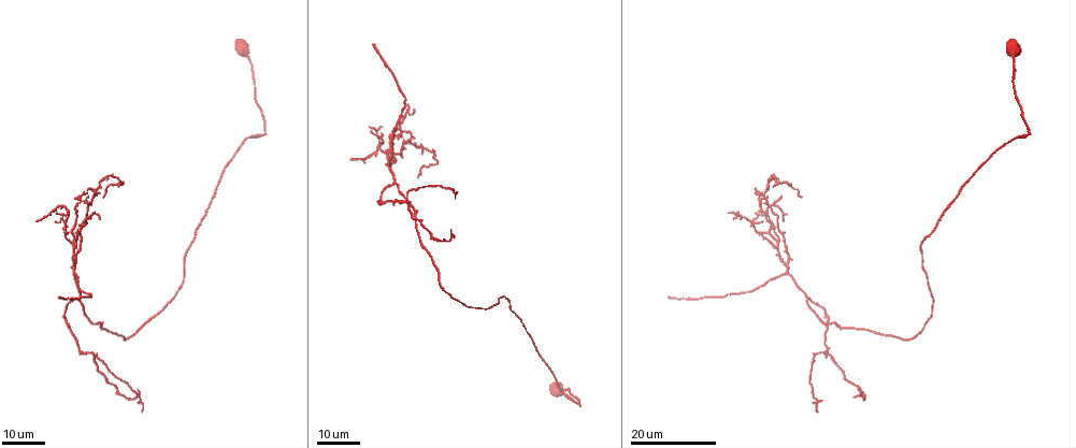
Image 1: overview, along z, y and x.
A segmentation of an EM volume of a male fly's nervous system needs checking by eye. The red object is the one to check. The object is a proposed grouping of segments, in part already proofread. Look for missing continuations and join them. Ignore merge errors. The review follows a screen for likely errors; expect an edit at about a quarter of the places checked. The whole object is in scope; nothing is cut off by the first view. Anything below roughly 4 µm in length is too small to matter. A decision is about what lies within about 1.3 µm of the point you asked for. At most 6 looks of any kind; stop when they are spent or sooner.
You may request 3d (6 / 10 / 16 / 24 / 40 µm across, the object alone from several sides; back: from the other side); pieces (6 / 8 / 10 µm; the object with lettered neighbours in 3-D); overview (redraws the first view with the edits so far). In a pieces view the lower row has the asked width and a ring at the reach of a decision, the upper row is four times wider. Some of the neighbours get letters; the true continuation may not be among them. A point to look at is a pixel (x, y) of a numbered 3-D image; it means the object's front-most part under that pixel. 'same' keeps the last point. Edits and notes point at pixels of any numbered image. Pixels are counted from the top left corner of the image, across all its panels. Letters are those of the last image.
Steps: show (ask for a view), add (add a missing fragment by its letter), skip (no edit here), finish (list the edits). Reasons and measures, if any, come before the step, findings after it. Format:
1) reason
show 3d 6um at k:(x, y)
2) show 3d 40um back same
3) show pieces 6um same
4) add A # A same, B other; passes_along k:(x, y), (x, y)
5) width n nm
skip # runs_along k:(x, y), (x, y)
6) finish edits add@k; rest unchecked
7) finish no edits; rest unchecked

end of a long branch
show 3d 24um at 1:(374, 46)

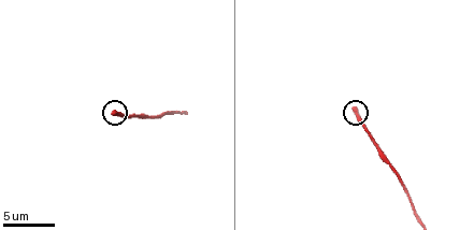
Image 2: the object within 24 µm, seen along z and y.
show 3d 10um at 2:(113, 113)

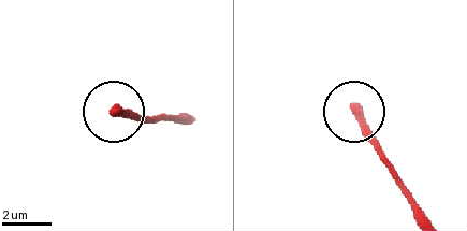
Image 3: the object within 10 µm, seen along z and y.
what lies round it
show pieces 10um at 3:(353, 106)

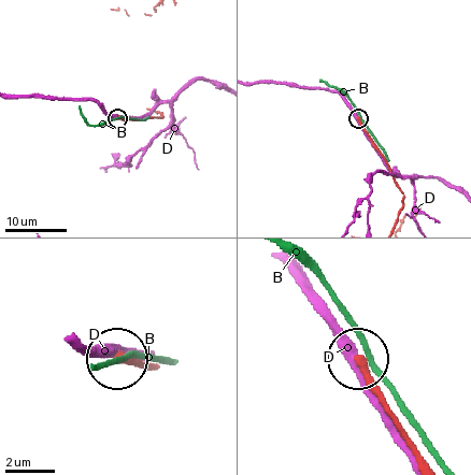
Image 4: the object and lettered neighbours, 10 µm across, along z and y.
skip # B other, D other; runs_along 4:(425, 459), (360, 362); no lettered fragment goes on from it

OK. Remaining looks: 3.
long arm stops here
show 3d 16um at 1:(88, 194)

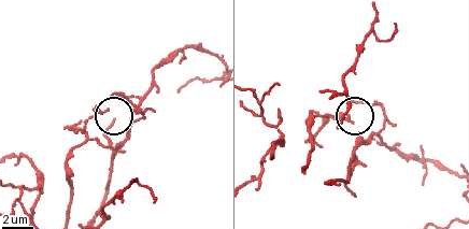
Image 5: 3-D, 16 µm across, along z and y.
what lies round it
show pieces 6um at 5:(108, 108)

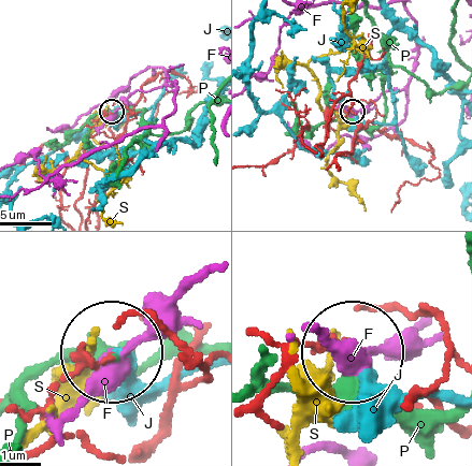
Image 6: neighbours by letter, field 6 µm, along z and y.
skip # F other, J other, P other, S other; no lettered fragment goes on from it

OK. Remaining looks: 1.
finish no edits; rest unchecked

